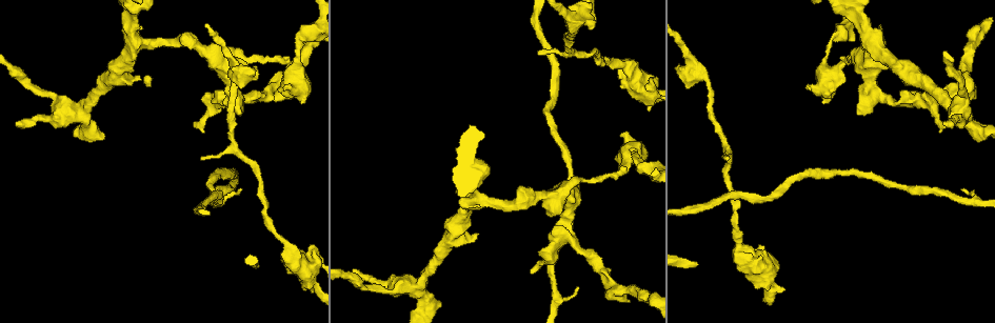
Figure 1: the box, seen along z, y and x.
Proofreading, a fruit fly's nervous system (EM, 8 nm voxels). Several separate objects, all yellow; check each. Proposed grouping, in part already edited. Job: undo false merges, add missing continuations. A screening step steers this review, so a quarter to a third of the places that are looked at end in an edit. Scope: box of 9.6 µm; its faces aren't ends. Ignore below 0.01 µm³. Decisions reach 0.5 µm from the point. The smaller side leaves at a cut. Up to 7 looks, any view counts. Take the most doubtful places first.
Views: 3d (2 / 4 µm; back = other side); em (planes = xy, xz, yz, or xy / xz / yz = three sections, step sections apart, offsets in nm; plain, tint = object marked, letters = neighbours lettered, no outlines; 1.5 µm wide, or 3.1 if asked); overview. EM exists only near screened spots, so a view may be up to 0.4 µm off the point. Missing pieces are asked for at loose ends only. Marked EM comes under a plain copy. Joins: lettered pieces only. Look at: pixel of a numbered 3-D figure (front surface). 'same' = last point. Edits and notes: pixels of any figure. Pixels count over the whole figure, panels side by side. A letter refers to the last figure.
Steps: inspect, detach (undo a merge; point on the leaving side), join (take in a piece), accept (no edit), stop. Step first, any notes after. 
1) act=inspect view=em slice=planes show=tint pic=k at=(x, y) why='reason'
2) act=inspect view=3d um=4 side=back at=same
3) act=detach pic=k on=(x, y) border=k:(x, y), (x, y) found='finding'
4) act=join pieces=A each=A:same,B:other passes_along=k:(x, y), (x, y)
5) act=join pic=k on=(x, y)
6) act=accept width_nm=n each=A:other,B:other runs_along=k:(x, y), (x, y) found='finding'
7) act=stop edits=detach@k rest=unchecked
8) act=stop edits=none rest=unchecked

act=inspect view=em slice=planes show=tint pic=1 at=(258, 264) why='end of a long branch'

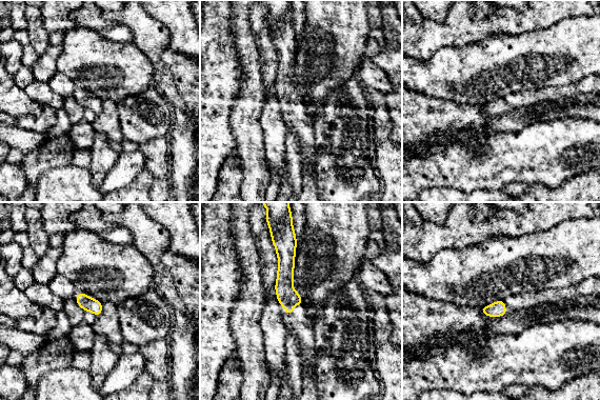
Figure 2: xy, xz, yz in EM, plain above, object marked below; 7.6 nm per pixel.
act=inspect view=em slice=planes show=letters at=same why='see the neighbours'

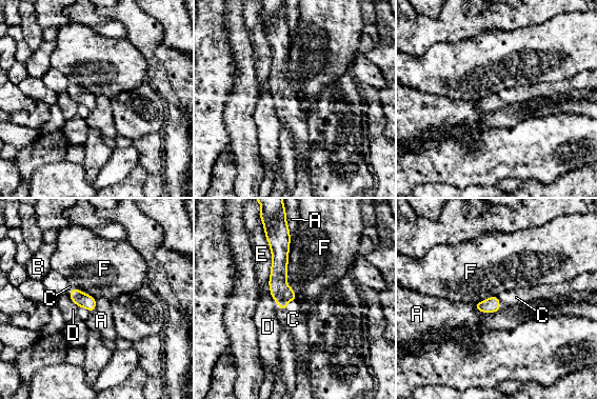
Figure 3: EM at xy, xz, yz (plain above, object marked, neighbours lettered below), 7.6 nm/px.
act=join pieces=C width_nm=110 each=A:other,B:other,C:same,D:other,E:other,F:other passes_along=3:(281, 292), (283, 311), (293, 319) found='it goes on there'

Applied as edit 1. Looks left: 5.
act=inspect view=3d um=2 pic=1 at=(593, 27) why='branch stops here'

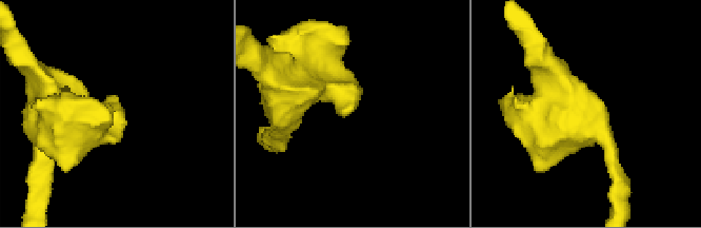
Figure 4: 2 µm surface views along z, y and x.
act=inspect view=em slice=planes show=tint pic=4 at=(353, 108)

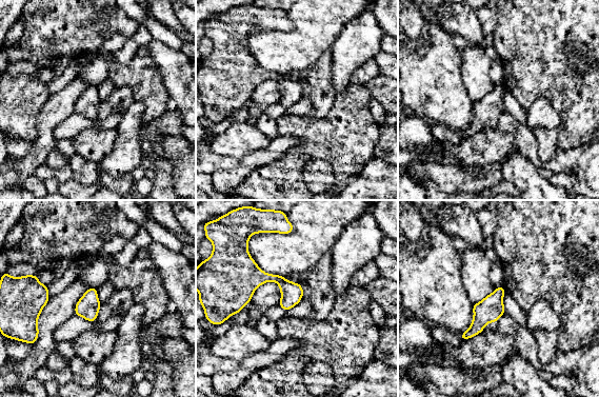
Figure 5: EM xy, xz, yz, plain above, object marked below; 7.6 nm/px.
act=inspect view=em slice=planes show=letters at=same

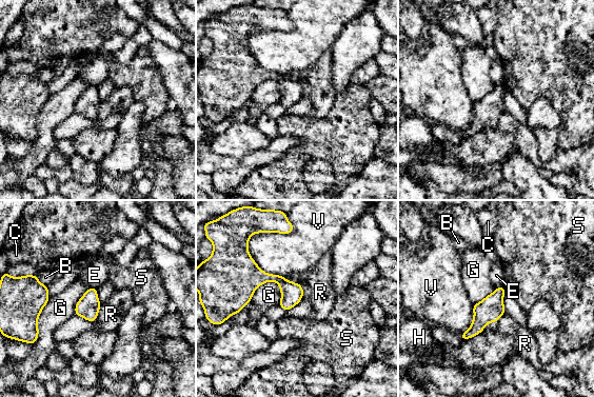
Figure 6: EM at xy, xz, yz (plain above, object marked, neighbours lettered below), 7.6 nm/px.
act=accept each=B:other,C:other,E:other,G:other,H:other,R:other,S:other,V:other border=6:(101, 304), (97, 318), (94, 321) found='none of them fits'

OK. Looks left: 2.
act=inspect view=3d um=4 side=back pic=1 at=(476, 233) why='stops while still wide'

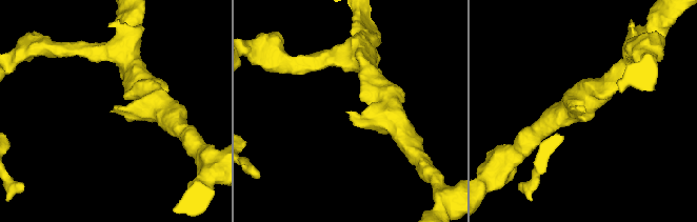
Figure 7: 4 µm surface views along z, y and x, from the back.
act=inspect view=em slice=planes show=letters pic=7 at=(584, 112) why='now the EM'

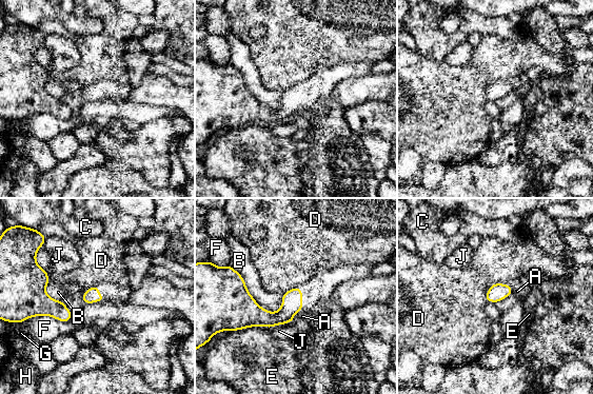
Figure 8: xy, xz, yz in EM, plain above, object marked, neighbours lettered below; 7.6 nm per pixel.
act=accept each=A:other,B:other,C:other,D:other,E:other,F:other,G:other,H:other,J:other border=8:(96, 284), (84, 292), (83, 302) found='no lettered piece goes on from it'

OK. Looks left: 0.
act=stop edits=join@3 rest=unchecked

